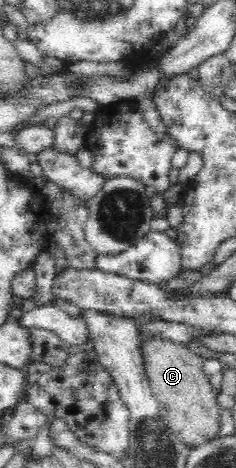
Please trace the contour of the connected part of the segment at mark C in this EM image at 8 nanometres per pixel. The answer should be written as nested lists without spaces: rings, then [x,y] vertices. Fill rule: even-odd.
[[[147,340],[140,344],[144,353],[144,367],[155,398],[163,411],[163,420],[190,448],[200,447],[219,436],[219,410],[217,392],[212,389],[205,374],[204,359],[191,351],[184,343],[169,340]]]

